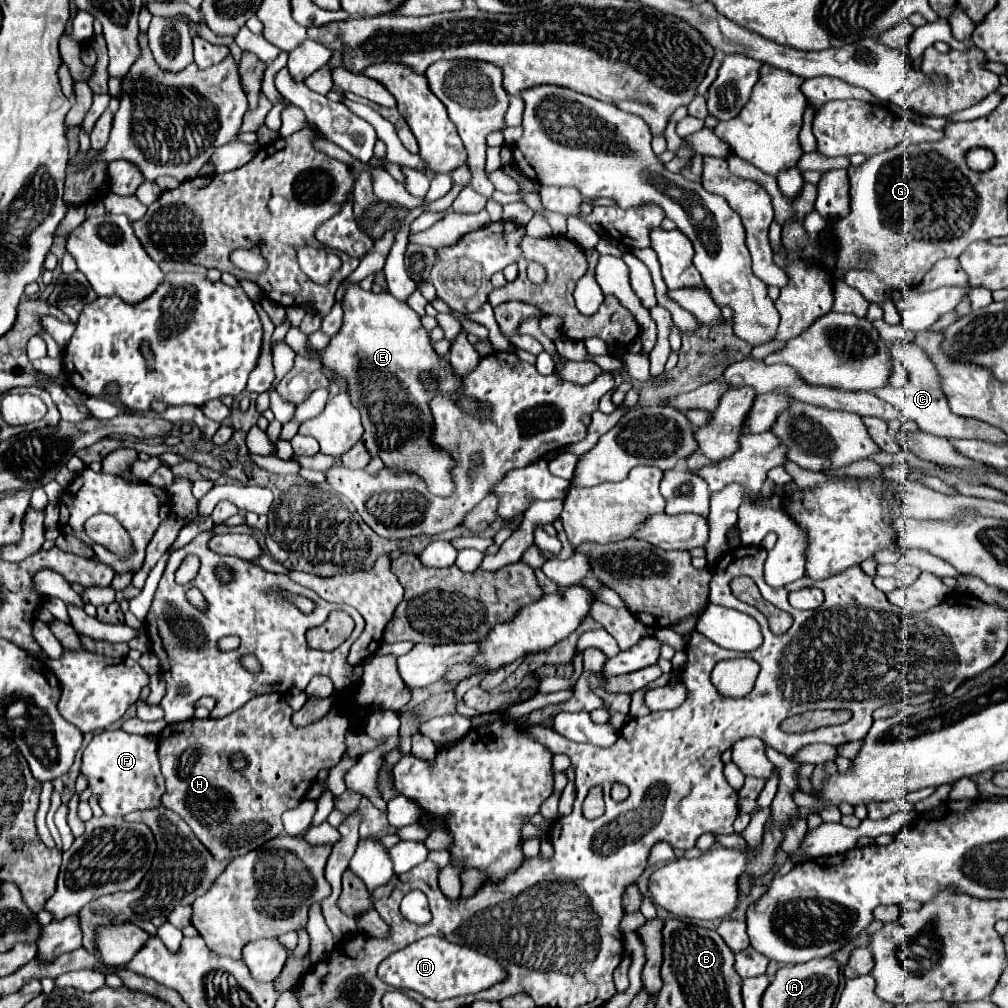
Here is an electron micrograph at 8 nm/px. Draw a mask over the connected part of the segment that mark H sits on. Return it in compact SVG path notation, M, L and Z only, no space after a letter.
M261 694L225 718L169 724L159 734L161 766L173 766L173 772L163 772L167 784L163 806L189 824L215 860L233 860L279 836L283 832L281 814L299 806L319 770L335 766L345 754L345 730L349 726L345 710L333 708L325 718L305 728L295 728L291 714L293 710L283 694Z

